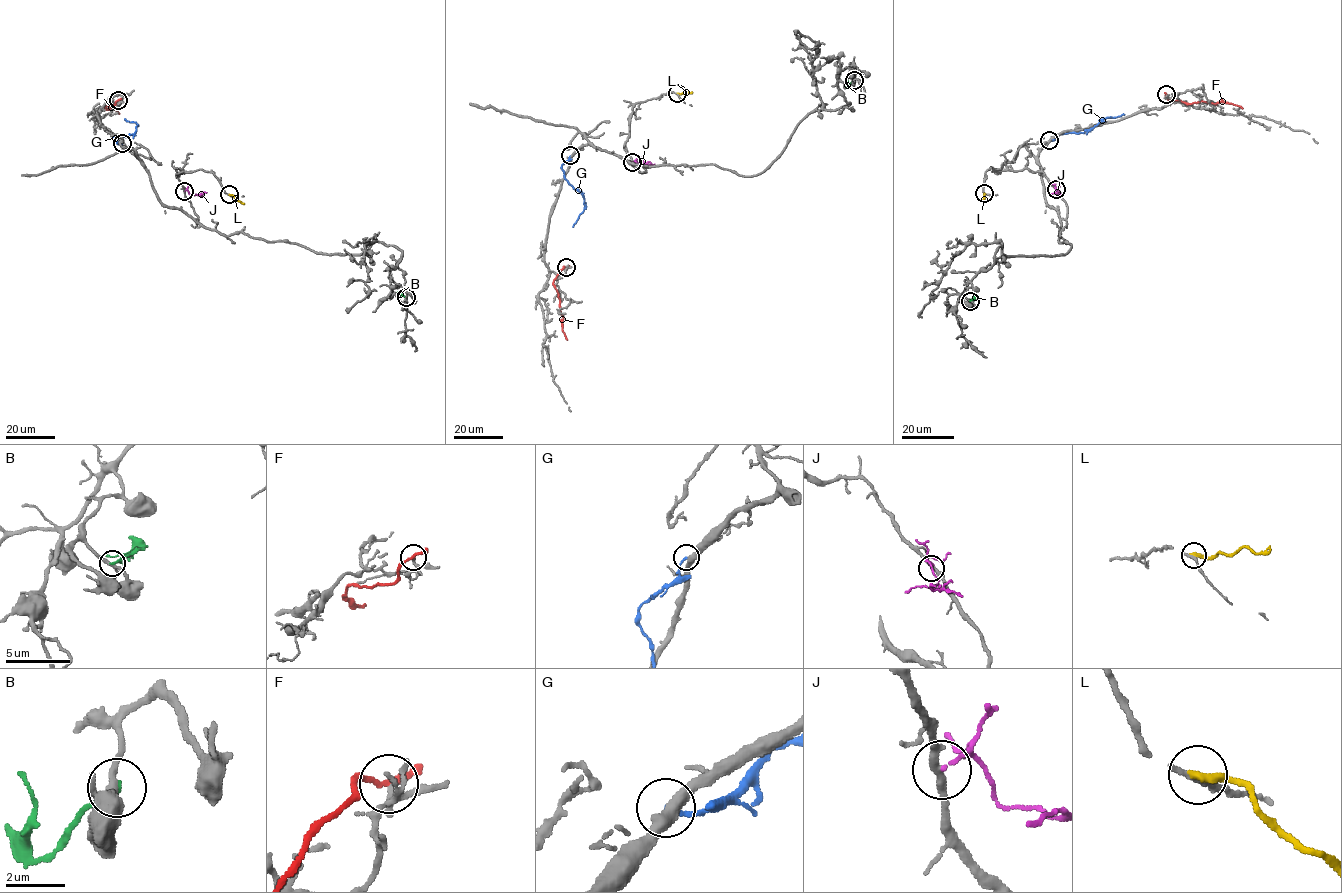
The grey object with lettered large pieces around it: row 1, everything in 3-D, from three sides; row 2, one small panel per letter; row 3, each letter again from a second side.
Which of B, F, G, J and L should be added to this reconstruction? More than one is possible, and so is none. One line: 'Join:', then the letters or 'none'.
Join: none

